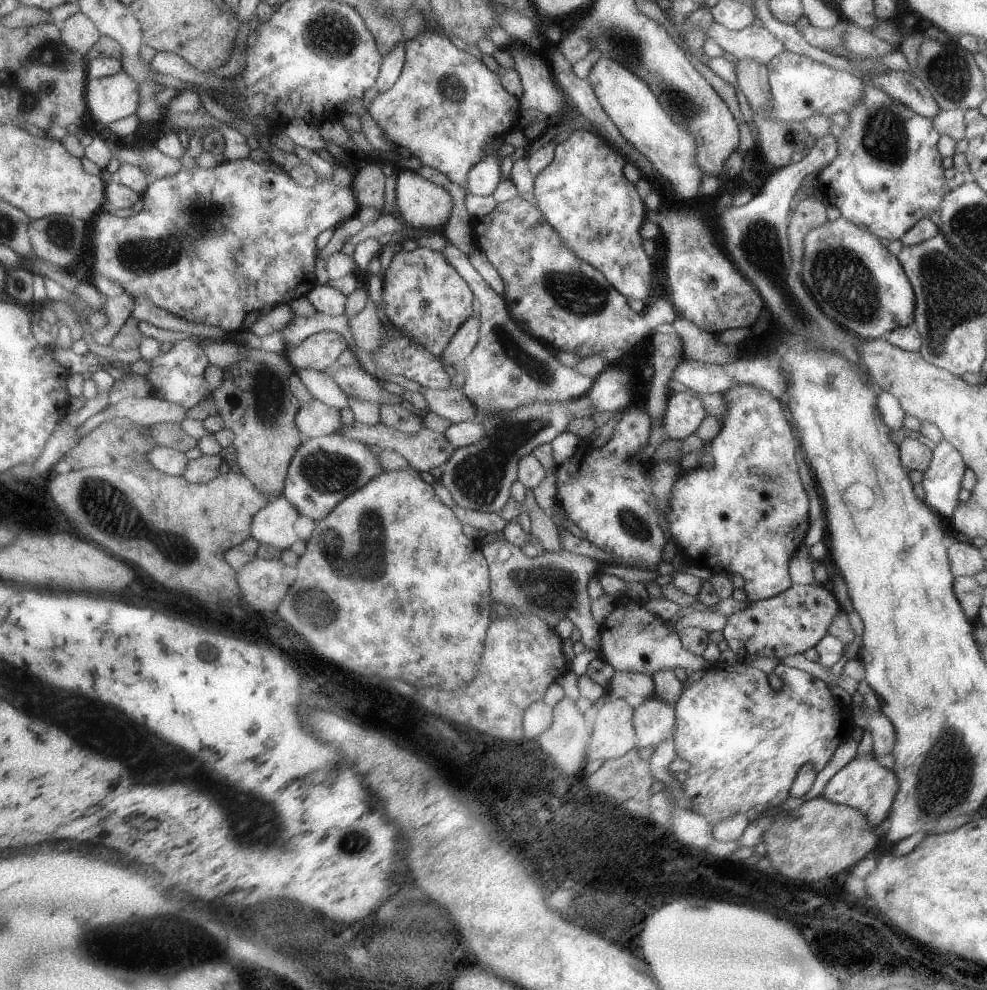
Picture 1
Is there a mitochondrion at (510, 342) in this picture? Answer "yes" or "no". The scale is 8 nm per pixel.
yes

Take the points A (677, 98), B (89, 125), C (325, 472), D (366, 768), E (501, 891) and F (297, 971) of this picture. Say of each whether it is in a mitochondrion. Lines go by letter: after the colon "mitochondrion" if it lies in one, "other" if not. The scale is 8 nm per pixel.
A: mitochondrion
B: other
C: mitochondrion
D: other
E: other
F: mitochondrion

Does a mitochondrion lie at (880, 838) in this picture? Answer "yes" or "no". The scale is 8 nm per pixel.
no

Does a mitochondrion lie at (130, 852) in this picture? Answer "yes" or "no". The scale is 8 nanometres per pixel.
no

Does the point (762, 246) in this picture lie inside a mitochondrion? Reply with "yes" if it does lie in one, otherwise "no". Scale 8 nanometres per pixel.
yes

